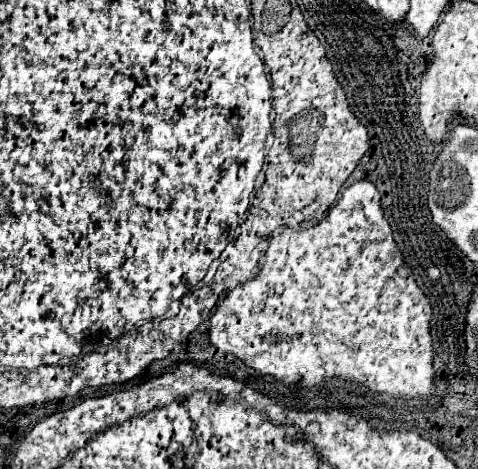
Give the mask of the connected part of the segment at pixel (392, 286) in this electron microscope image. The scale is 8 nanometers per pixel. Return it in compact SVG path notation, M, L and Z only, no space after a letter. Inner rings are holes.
M372 180L354 182L352 186L348 186L342 192L338 202L326 214L326 218L322 218L320 222L316 222L314 226L308 226L304 230L286 228L284 232L274 236L270 240L270 246L266 252L266 262L264 262L260 274L256 278L244 282L244 286L240 284L238 288L228 292L222 300L218 300L218 310L210 318L210 330L208 330L212 346L216 346L222 352L230 352L230 354L238 356L248 366L256 366L258 372L270 374L276 380L289 385L296 383L302 388L314 388L318 384L324 384L330 378L342 378L348 382L362 384L372 392L388 394L392 398L430 398L434 394L432 386L434 386L434 376L436 376L434 364L432 364L434 350L432 350L432 334L430 334L432 304L430 304L428 296L418 288L418 284L412 276L412 270L404 262L404 258L394 242L394 236L392 236L388 218L384 216L380 200L382 200L382 194L378 192L378 188Z

